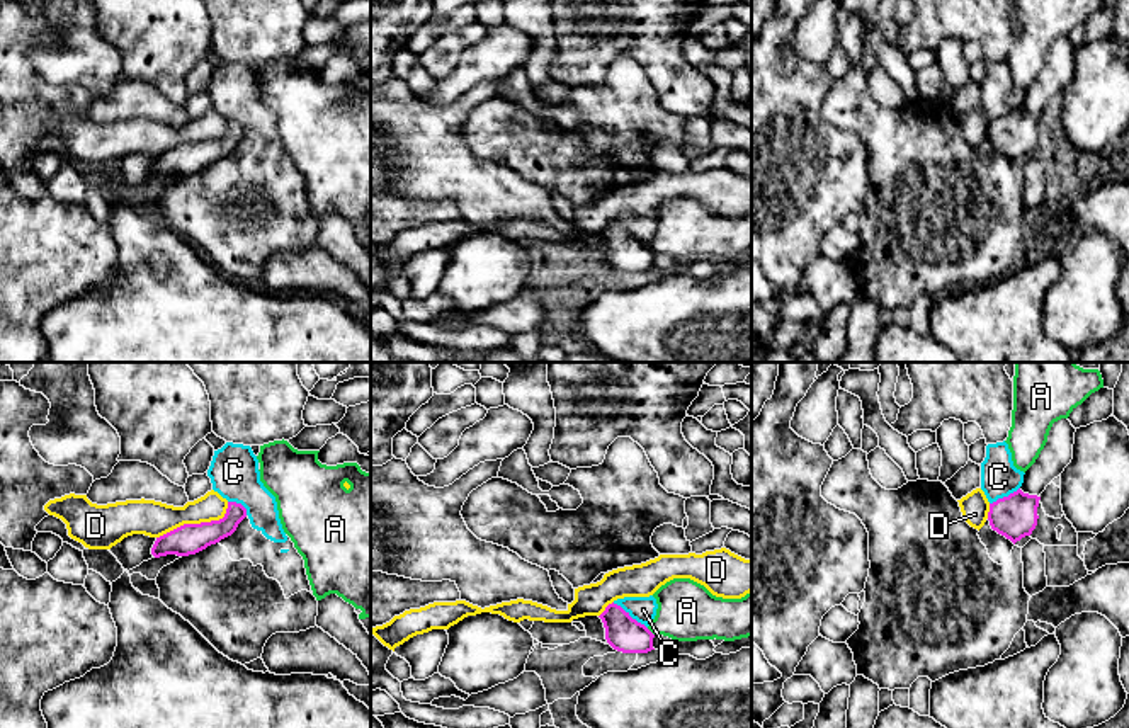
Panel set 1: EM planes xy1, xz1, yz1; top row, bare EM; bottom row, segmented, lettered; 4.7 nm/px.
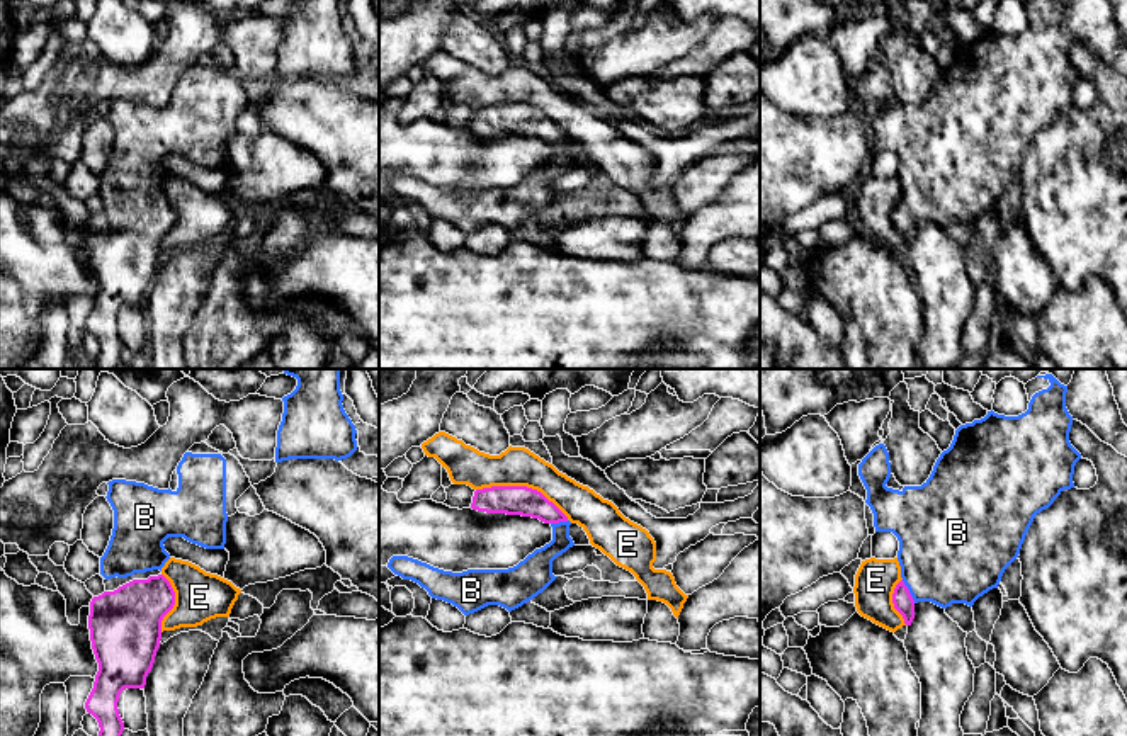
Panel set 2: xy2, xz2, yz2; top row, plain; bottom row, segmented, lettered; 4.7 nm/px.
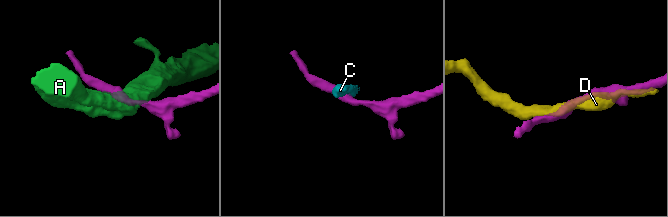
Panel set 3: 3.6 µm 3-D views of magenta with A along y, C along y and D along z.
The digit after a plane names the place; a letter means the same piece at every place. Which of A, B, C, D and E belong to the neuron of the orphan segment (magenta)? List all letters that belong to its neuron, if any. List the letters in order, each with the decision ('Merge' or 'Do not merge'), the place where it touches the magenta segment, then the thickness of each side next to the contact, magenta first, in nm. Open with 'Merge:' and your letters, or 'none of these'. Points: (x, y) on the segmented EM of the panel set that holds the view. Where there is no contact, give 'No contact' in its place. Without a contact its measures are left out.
Merge: B
A: Do not merge. Touches magenta at xz1 (650, 631). Thickness 170 nm (magenta) against 280 nm
B: Merge. Touches magenta at yz2 (908, 592). Thickness 100 nm (magenta) against 460 nm
C: Do not merge. Touches magenta at xz1 (628, 614). Thickness 170 nm (magenta) against 120 nm
D: Do not merge. Touches magenta at xy1 (196, 524). Thickness 140 nm (magenta) against 170 nm
E: Do not merge. Touches magenta at xz2 (522, 486). Thickness 140 nm (magenta) against 190 nm

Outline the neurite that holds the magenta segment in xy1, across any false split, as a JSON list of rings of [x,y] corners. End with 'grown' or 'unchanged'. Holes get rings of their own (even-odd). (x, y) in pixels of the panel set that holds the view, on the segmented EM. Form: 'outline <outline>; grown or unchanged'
outline [[[228,502],[228,509],[223,519],[201,524],[184,524],[156,537],[151,548],[151,555],[155,558],[167,555],[196,555],[207,546],[231,536],[245,517],[247,509],[241,503]]]; unchanged

